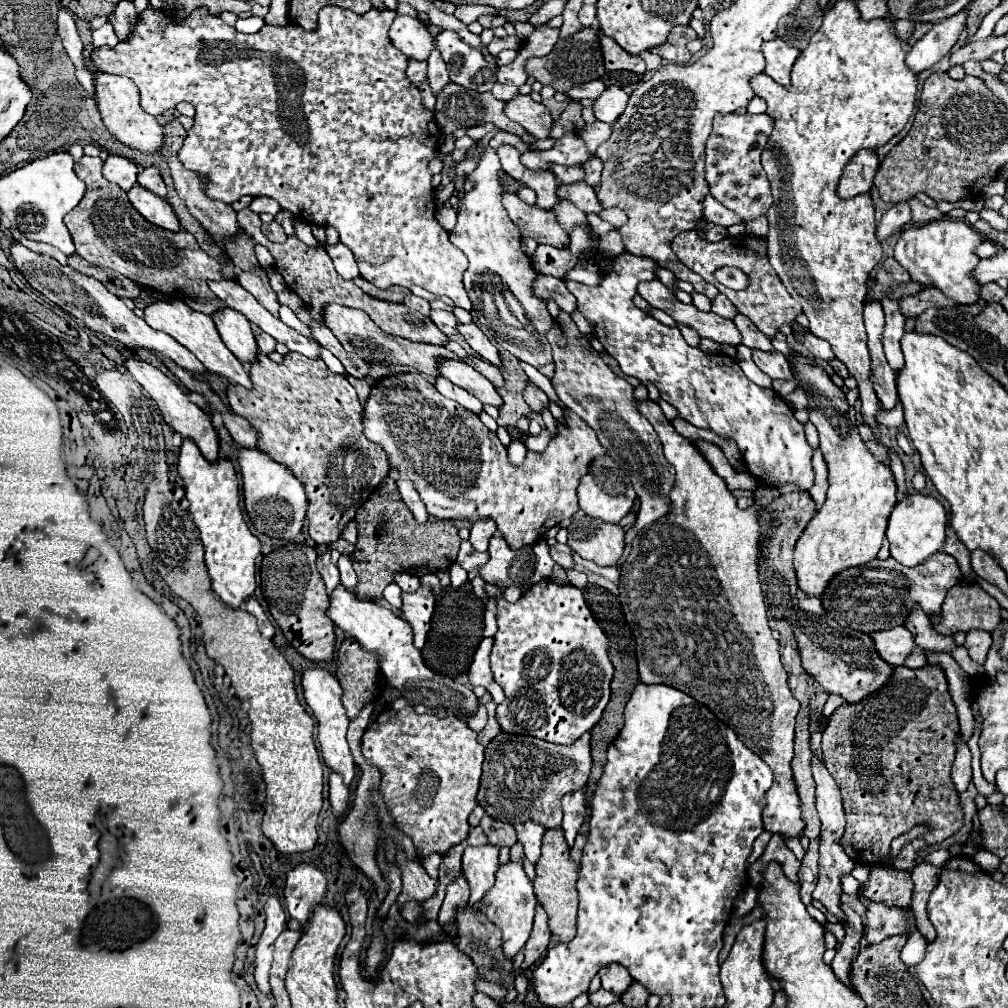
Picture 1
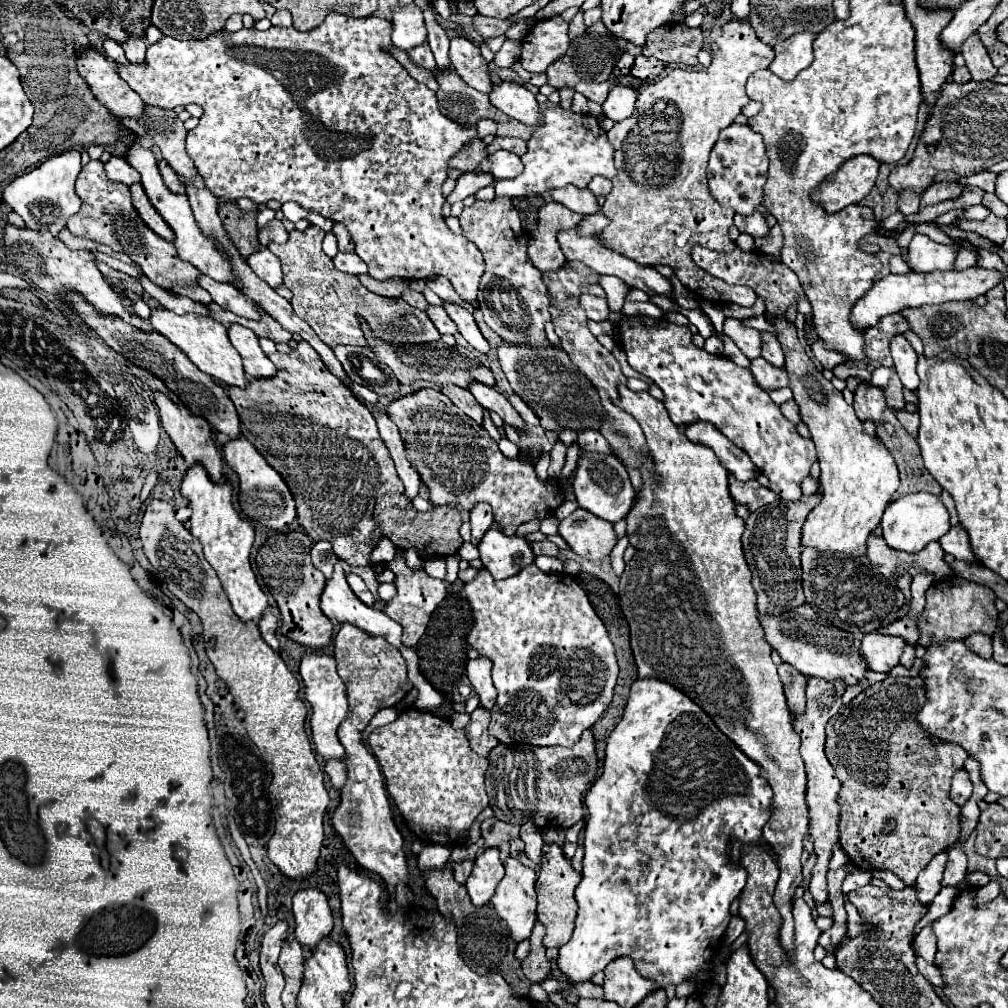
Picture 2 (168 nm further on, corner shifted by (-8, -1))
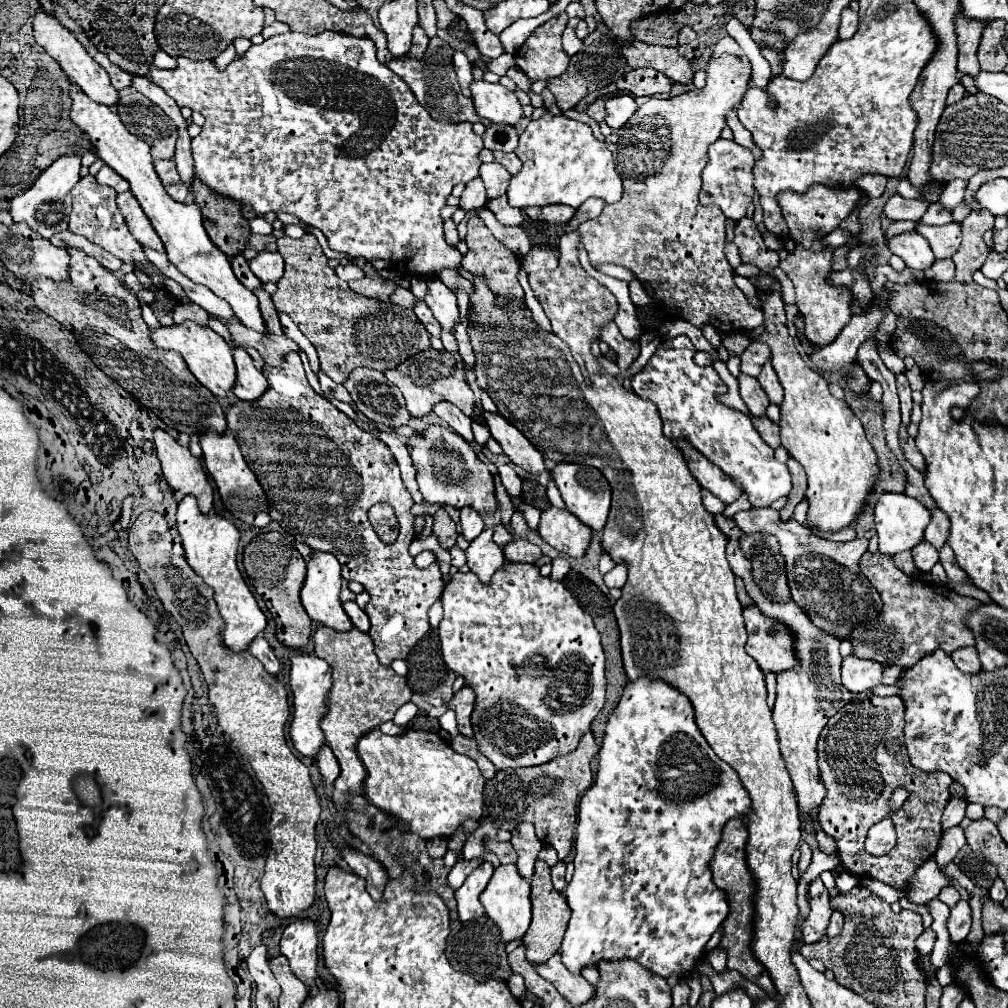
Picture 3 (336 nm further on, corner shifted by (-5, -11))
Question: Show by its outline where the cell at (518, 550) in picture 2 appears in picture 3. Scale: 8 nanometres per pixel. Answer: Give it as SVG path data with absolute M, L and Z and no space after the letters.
M485 529L479 537L475 537L465 553L467 553L467 567L483 583L487 583L487 579L491 579L491 575L505 563L503 549L493 541L491 529Z

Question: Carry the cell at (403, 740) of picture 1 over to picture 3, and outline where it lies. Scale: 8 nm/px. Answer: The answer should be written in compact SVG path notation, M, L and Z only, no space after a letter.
M373 729L361 737L361 741L357 743L357 753L367 771L367 777L363 781L365 797L375 807L393 813L419 837L451 837L465 819L481 819L485 779L477 769L477 763L473 759L467 759L465 755L455 753L451 745L443 741L437 733L409 729L405 731L405 735L391 737L381 733L381 729Z

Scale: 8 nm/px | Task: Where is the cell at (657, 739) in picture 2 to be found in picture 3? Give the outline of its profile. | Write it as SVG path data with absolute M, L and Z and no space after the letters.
M639 677L635 681L629 681L623 689L619 705L607 719L603 745L599 751L599 771L597 771L595 783L583 795L579 803L579 821L577 821L577 831L575 831L575 859L573 859L575 873L573 873L571 883L565 889L565 899L571 907L571 919L565 931L563 943L561 943L563 965L571 973L581 973L581 969L587 965L597 965L599 961L615 961L615 959L627 957L627 959L635 959L643 963L643 967L647 967L649 971L665 979L673 973L685 975L687 971L695 969L695 965L699 963L703 955L707 941L719 929L719 925L723 923L729 911L723 891L719 891L715 883L711 883L711 871L707 867L707 859L711 859L711 851L715 849L715 843L719 843L719 831L723 831L723 823L727 823L727 819L731 817L747 815L747 811L751 811L749 801L751 801L749 793L741 785L741 779L735 775L735 771L725 761L721 761L715 755L715 751L709 747L709 743L701 735L695 723L691 701L681 691L677 691L673 685L661 679Z

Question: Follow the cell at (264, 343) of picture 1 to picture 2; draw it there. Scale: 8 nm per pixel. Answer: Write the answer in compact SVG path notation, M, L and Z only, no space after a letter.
M260 311L260 313L262 313L262 319L260 319L260 321L250 321L250 319L238 317L238 319L234 319L234 323L240 323L240 325L252 329L258 337L268 337L268 339L272 339L274 343L288 343L288 341L292 339L292 335L290 335L278 321L274 321L274 319L272 319L268 313L264 313L264 311Z

